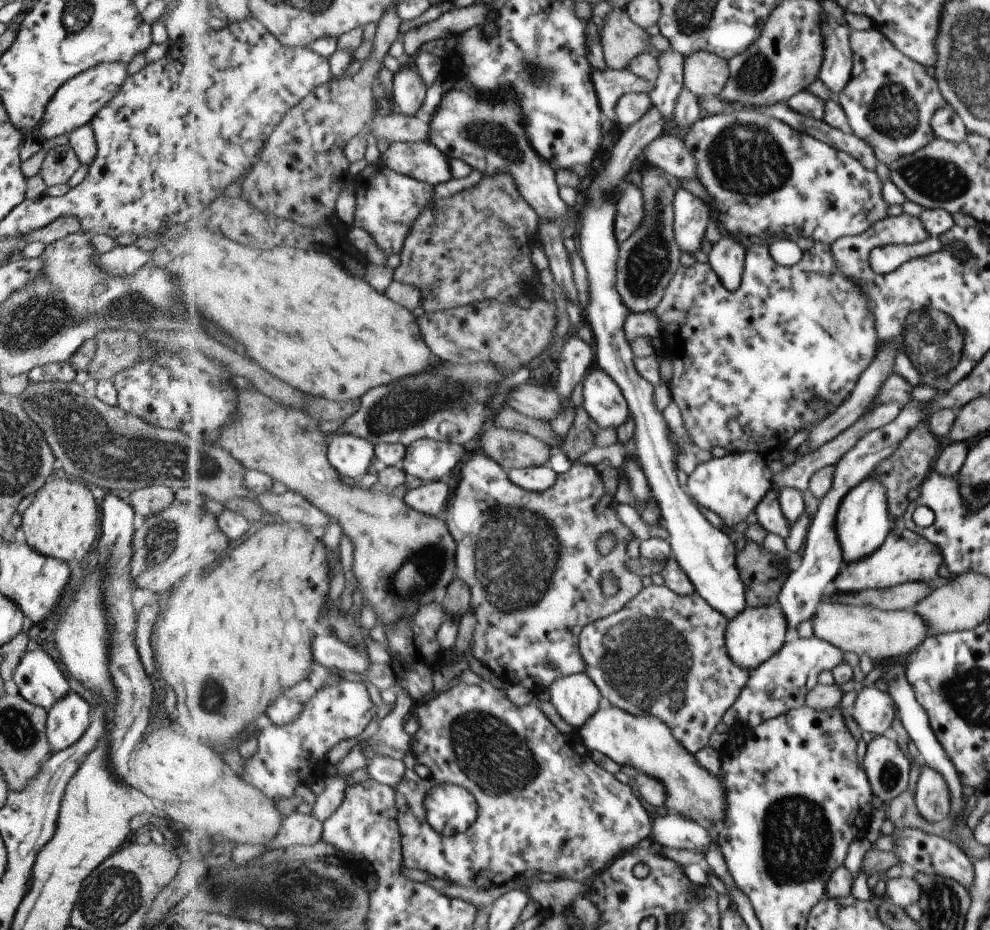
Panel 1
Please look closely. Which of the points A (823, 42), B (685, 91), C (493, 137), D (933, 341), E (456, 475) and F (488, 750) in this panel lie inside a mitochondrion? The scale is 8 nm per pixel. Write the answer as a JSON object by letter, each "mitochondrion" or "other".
{"A":"other","B":"other","C":"mitochondrion","D":"mitochondrion","E":"other","F":"mitochondrion"}

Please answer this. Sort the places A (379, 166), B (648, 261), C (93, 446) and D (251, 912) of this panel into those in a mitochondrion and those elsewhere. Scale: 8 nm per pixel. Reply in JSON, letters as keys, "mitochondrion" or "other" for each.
{"A":"other","B":"mitochondrion","C":"mitochondrion","D":"mitochondrion"}

